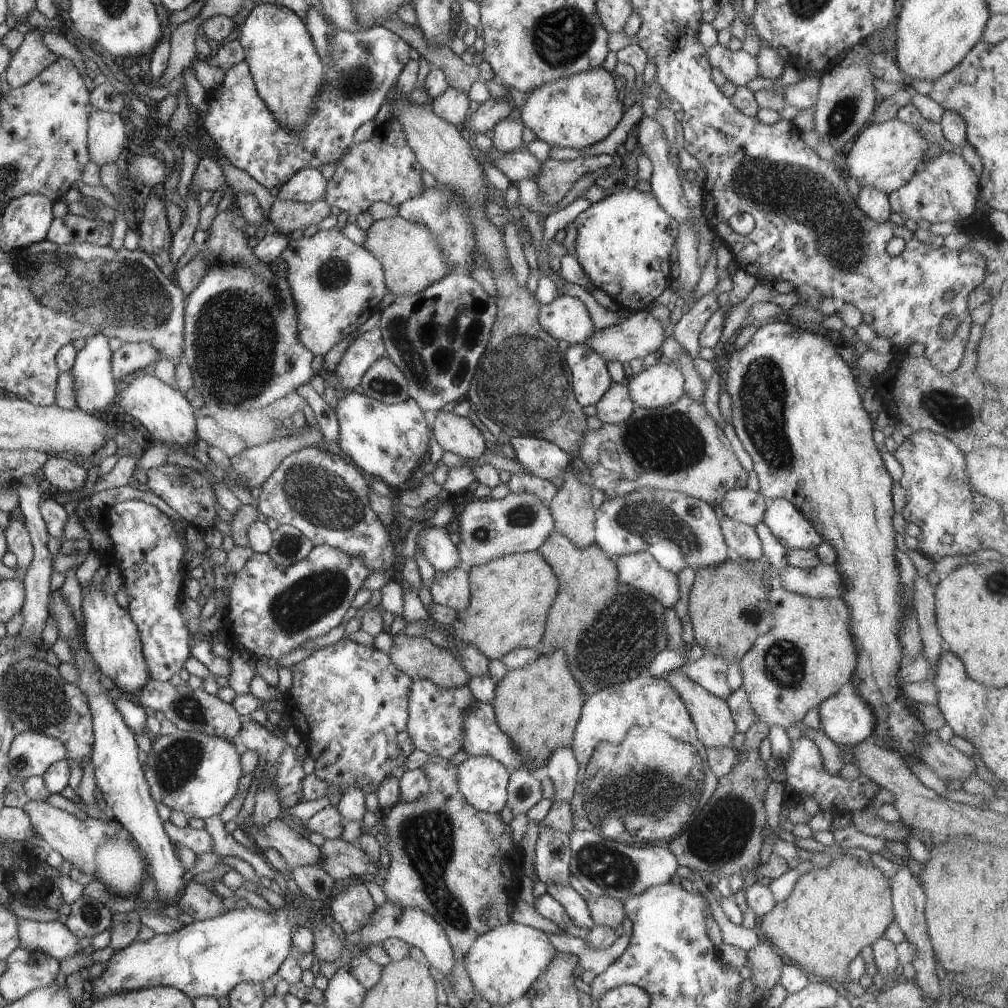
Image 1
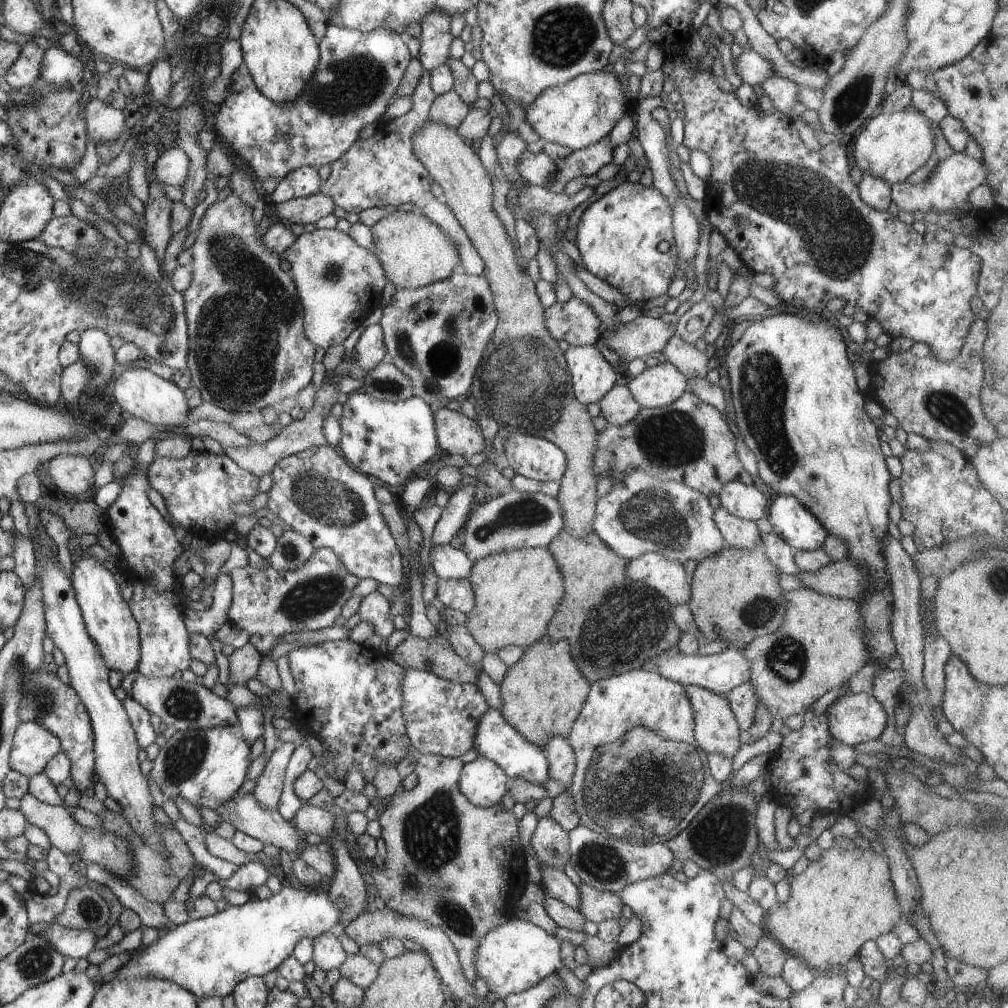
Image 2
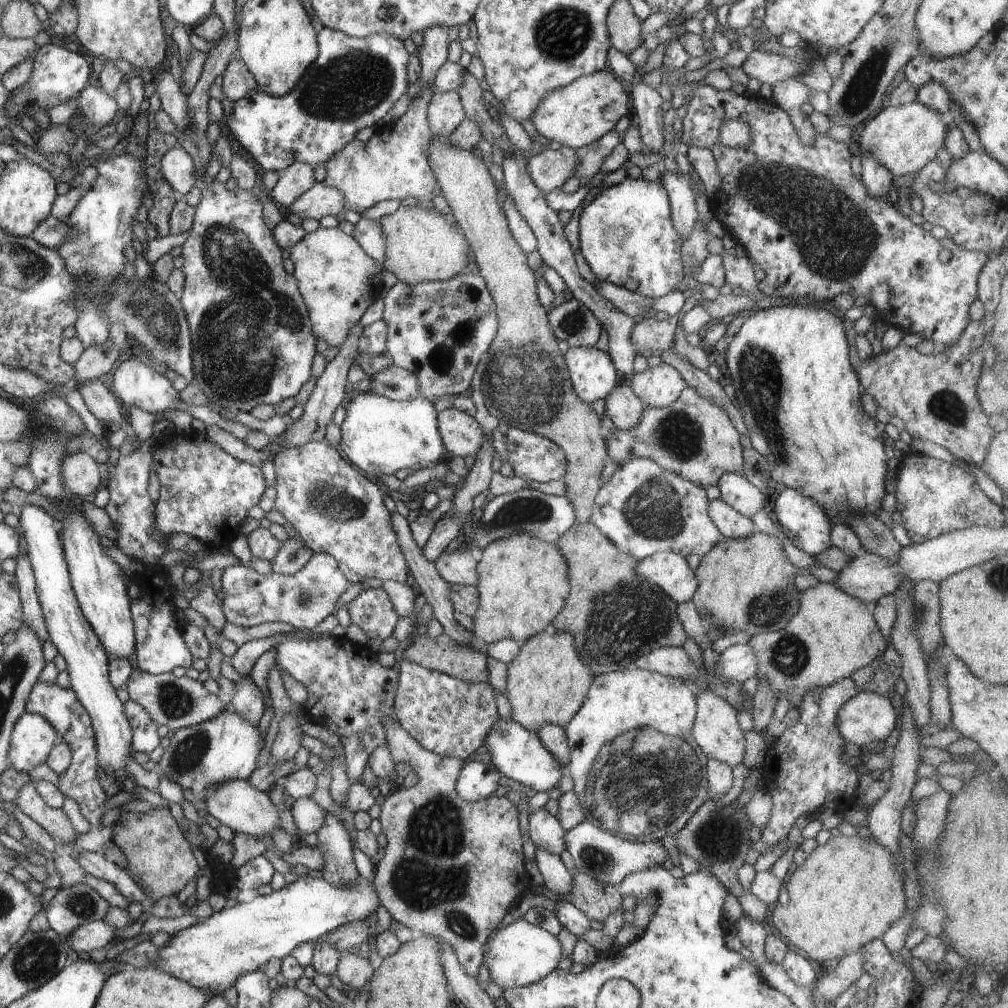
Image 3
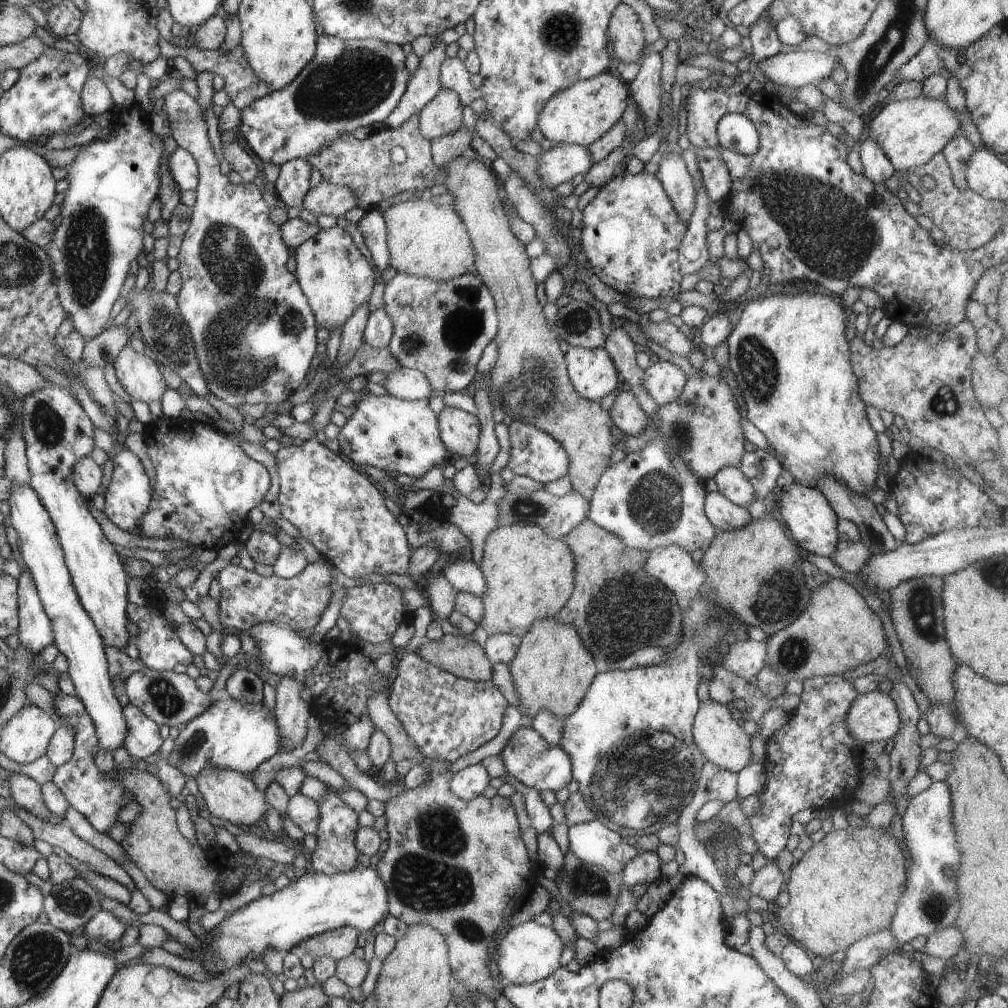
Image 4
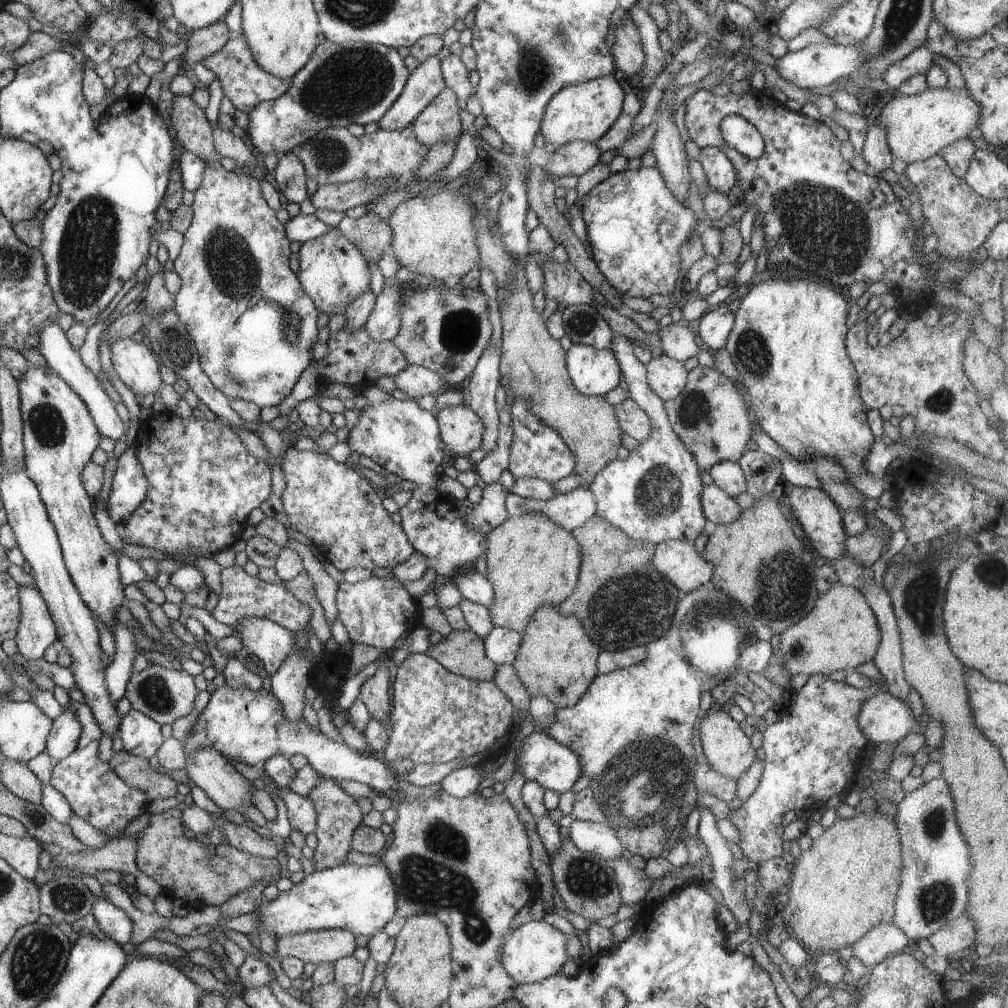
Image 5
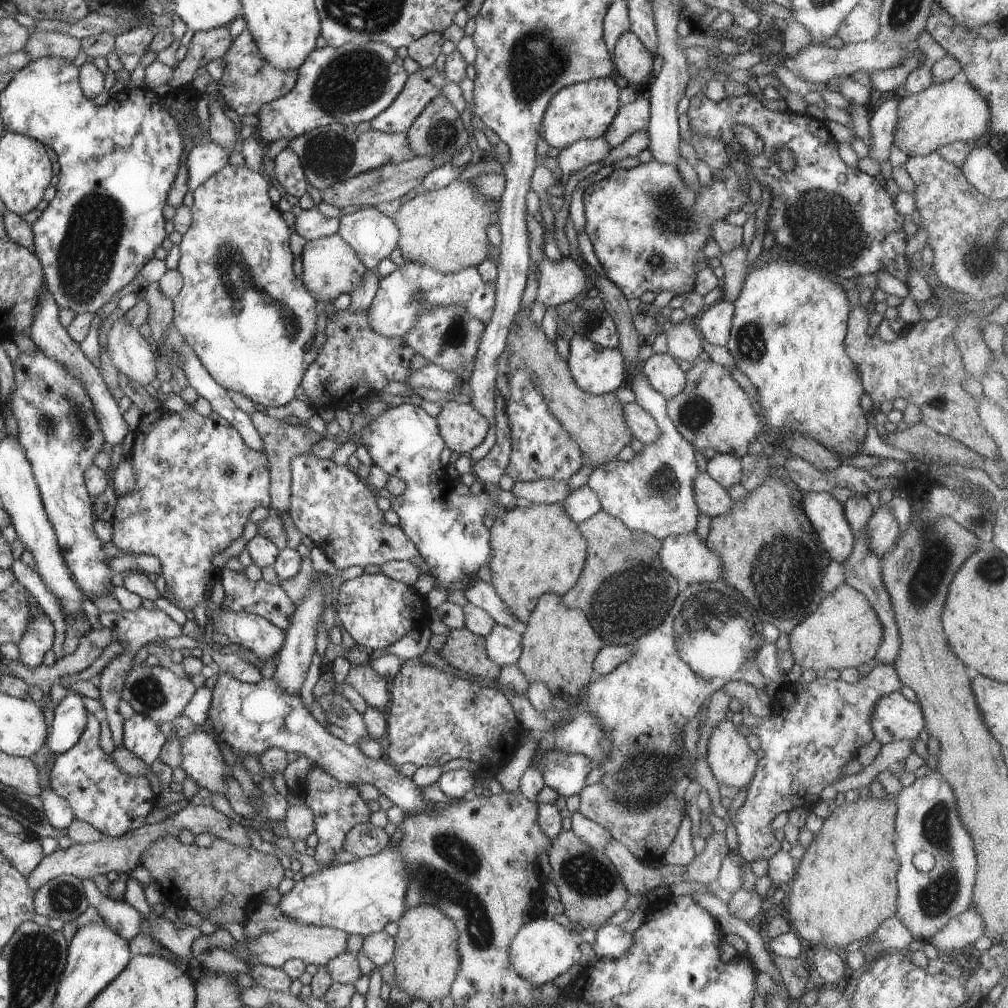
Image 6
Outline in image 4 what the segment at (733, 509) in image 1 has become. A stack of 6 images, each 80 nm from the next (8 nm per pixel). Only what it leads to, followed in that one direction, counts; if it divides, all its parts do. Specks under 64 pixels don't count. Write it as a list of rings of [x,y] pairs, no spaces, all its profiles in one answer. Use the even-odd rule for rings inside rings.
[[[731,466],[721,468],[713,479],[718,486],[717,492],[738,506],[745,508],[758,498],[752,484],[739,468]]]

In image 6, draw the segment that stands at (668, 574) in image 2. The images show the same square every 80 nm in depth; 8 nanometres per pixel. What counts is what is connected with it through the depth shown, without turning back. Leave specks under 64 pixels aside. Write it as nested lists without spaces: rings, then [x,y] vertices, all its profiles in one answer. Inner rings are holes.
[[[696,532],[667,536],[659,550],[660,566],[679,584],[679,590],[696,583],[711,583],[721,578],[723,562],[719,555],[701,541]]]

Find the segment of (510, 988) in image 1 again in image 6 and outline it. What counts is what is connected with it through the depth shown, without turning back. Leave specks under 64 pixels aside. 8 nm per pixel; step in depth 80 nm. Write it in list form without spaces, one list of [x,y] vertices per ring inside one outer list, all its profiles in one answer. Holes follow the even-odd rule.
[[[550,916],[531,919],[524,923],[509,946],[509,957],[518,976],[534,985],[542,986],[566,972],[574,962],[579,962],[581,952],[579,937]]]

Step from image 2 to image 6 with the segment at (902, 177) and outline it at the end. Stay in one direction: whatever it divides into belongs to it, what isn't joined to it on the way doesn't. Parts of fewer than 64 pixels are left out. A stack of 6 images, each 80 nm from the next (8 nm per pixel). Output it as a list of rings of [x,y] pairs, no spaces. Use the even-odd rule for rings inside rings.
[[[961,73],[942,84],[934,83],[918,94],[901,93],[896,114],[893,144],[910,157],[928,156],[956,141],[977,142],[989,130],[989,104]]]

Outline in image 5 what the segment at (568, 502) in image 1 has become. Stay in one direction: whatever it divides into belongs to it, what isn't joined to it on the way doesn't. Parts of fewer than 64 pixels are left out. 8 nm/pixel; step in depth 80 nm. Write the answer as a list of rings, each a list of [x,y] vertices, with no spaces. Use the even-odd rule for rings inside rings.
[[[475,162],[464,171],[463,176],[466,185],[474,186],[468,196],[477,207],[475,241],[480,251],[479,268],[488,268],[496,278],[497,300],[503,326],[499,385],[510,390],[516,399],[527,399],[531,413],[558,432],[575,456],[573,472],[579,475],[580,486],[589,490],[595,476],[609,462],[618,458],[623,430],[615,417],[614,406],[606,402],[604,397],[589,397],[576,390],[567,373],[565,350],[562,349],[560,341],[548,333],[542,313],[534,306],[533,294],[530,293],[526,278],[525,262],[513,259],[500,230],[494,231],[491,228],[486,206],[489,198],[481,187],[481,178],[485,175],[487,166],[490,165]],[[508,282],[513,287],[512,298],[510,308],[505,308],[505,289]]]

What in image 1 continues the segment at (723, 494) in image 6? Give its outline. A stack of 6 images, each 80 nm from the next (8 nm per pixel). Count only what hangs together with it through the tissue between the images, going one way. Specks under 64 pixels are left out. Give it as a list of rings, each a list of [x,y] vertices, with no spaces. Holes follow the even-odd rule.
[[[723,516],[718,522],[731,553],[729,560],[758,559],[762,561],[761,542],[754,526],[736,522],[736,520],[728,518],[728,516]]]

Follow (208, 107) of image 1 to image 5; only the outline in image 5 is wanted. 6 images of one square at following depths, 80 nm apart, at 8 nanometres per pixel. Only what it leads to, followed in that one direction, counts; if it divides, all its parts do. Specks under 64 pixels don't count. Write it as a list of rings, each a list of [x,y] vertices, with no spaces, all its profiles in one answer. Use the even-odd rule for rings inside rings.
[[[325,39],[324,42],[316,45],[310,60],[293,76],[291,86],[284,94],[274,100],[259,102],[248,113],[249,122],[246,132],[250,134],[252,148],[259,150],[263,156],[276,154],[278,158],[282,158],[326,129],[347,127],[351,123],[360,126],[366,126],[370,122],[377,123],[402,94],[409,74],[398,49],[378,43],[354,41],[334,44]]]

